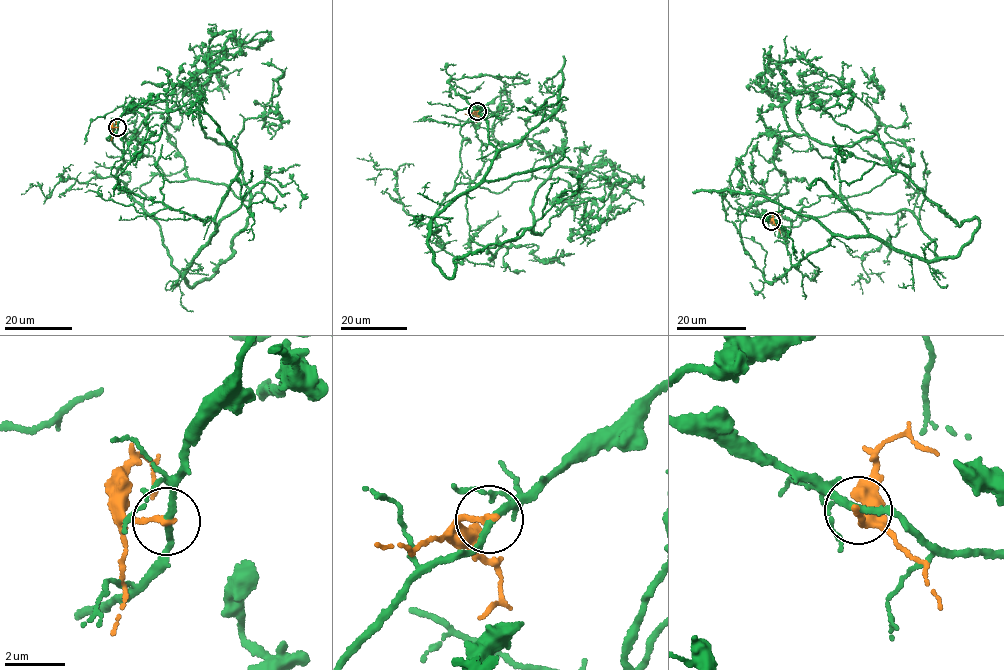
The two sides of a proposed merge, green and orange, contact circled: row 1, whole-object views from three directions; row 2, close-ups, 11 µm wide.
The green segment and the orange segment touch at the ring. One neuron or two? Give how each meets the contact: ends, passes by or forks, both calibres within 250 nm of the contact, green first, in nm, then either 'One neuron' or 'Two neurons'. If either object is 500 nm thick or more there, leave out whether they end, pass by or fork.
At the ring green passes by. At the ring orange ends. Thickness 240 nm (green) against 190 nm. Two neurons

